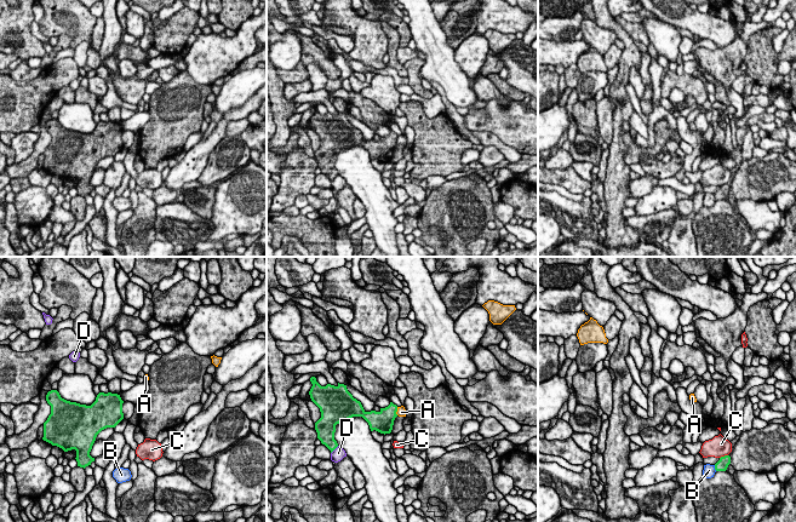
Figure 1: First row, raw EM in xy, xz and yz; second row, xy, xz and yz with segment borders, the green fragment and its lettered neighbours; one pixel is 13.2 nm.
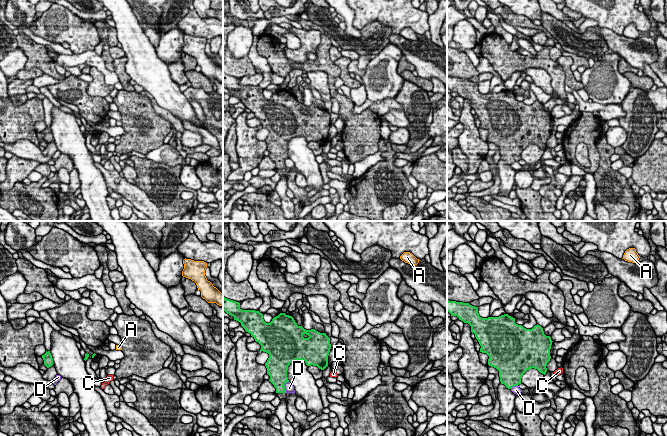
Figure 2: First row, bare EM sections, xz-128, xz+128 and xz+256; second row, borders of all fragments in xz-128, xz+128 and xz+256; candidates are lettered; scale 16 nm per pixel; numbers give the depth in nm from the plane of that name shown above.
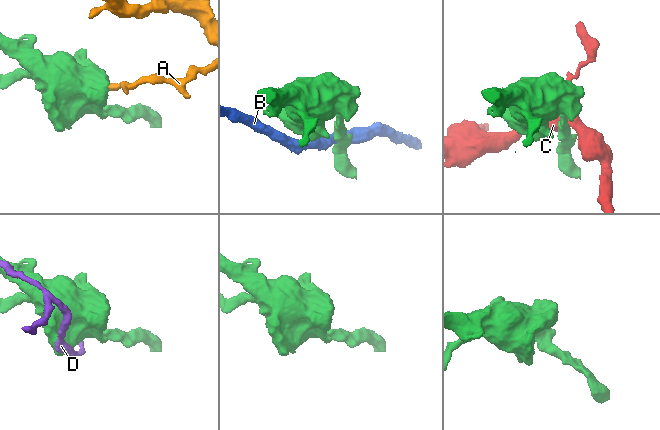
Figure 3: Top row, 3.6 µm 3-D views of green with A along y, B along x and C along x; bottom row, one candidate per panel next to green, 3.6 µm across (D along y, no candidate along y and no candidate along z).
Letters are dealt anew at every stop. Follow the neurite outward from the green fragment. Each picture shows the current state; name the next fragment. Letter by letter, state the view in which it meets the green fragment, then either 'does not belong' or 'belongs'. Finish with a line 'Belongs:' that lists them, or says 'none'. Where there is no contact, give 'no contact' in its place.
A: contact in xz; does not belong
B: contact in yz; does not belong
C: contact in yz; does not belong
D: contact in xz; does not belong
Belongs: none

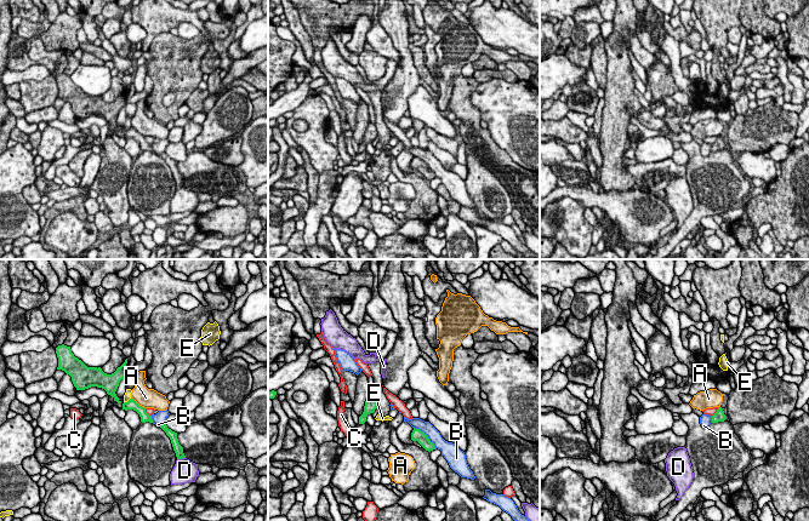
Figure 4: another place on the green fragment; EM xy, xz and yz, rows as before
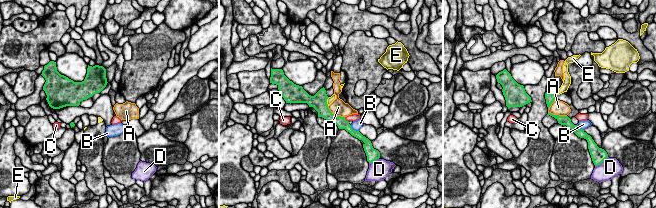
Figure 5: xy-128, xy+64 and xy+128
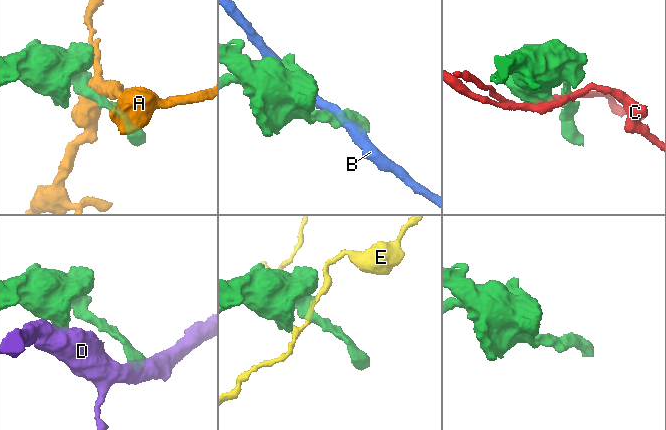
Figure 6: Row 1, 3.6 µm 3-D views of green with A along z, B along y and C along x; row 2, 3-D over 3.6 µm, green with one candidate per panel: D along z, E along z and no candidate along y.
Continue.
A: contact in xy; does not belong
B: contact in xz; does not belong
C: contact in yz; does not belong
D: contact in xy; does not belong
E: contact in xy; does not belong
Belongs: none

